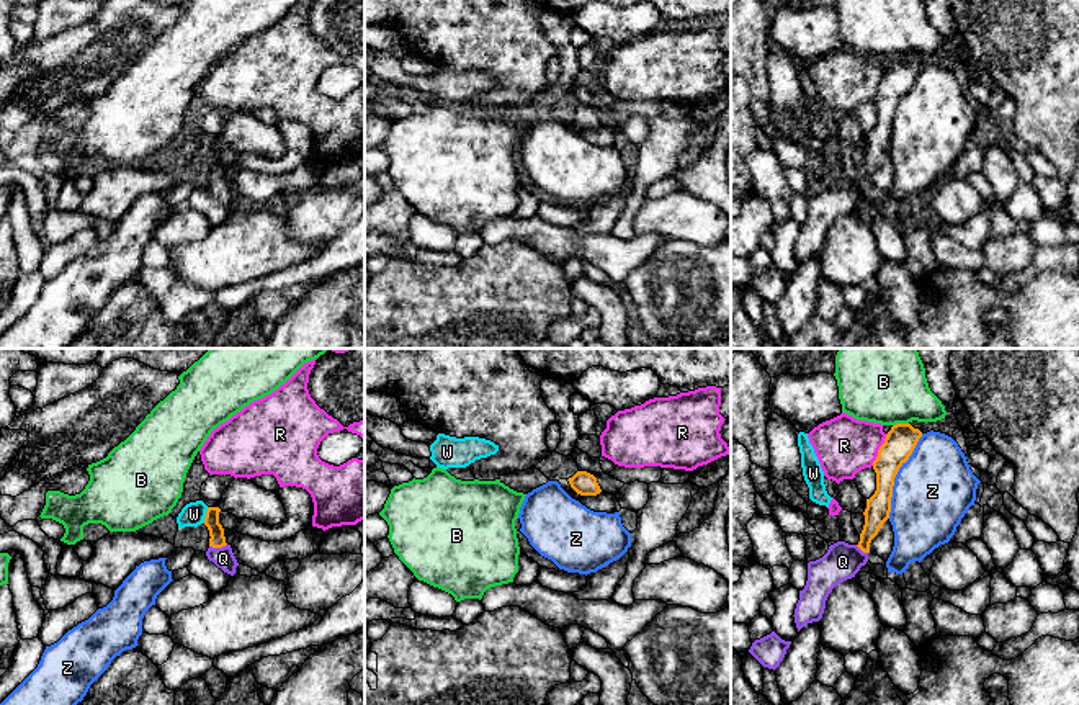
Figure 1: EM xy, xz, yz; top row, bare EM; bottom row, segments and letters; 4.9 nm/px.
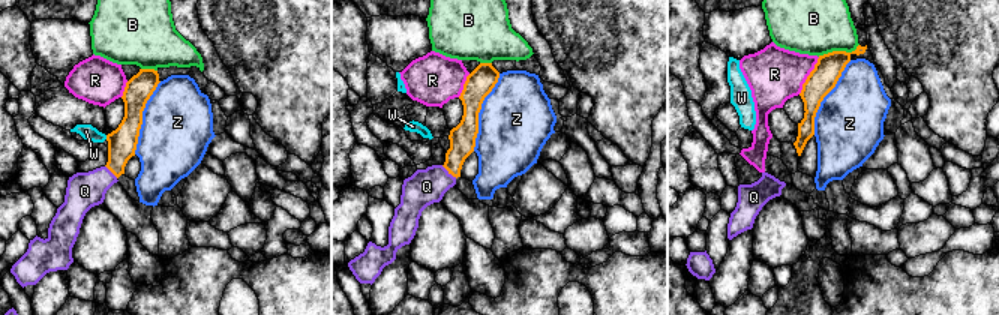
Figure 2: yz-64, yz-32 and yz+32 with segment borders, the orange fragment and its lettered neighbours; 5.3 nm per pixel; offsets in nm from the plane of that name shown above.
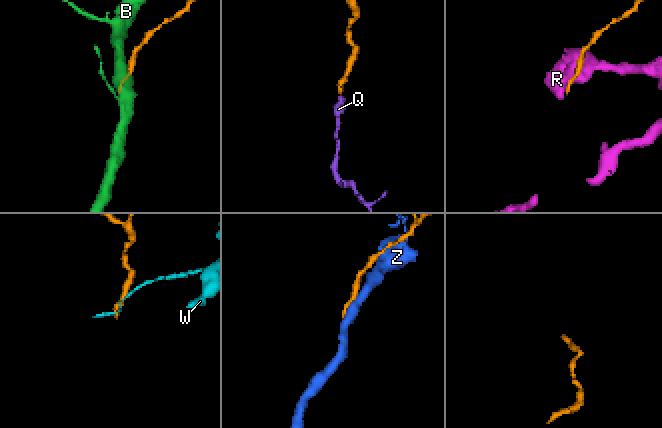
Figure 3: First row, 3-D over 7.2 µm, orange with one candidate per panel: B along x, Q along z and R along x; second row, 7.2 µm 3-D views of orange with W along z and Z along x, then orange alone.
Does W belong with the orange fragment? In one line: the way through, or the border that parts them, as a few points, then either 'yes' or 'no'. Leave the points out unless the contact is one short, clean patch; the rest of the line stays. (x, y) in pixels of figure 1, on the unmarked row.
border along xy (208, 141), (203, 156); no

